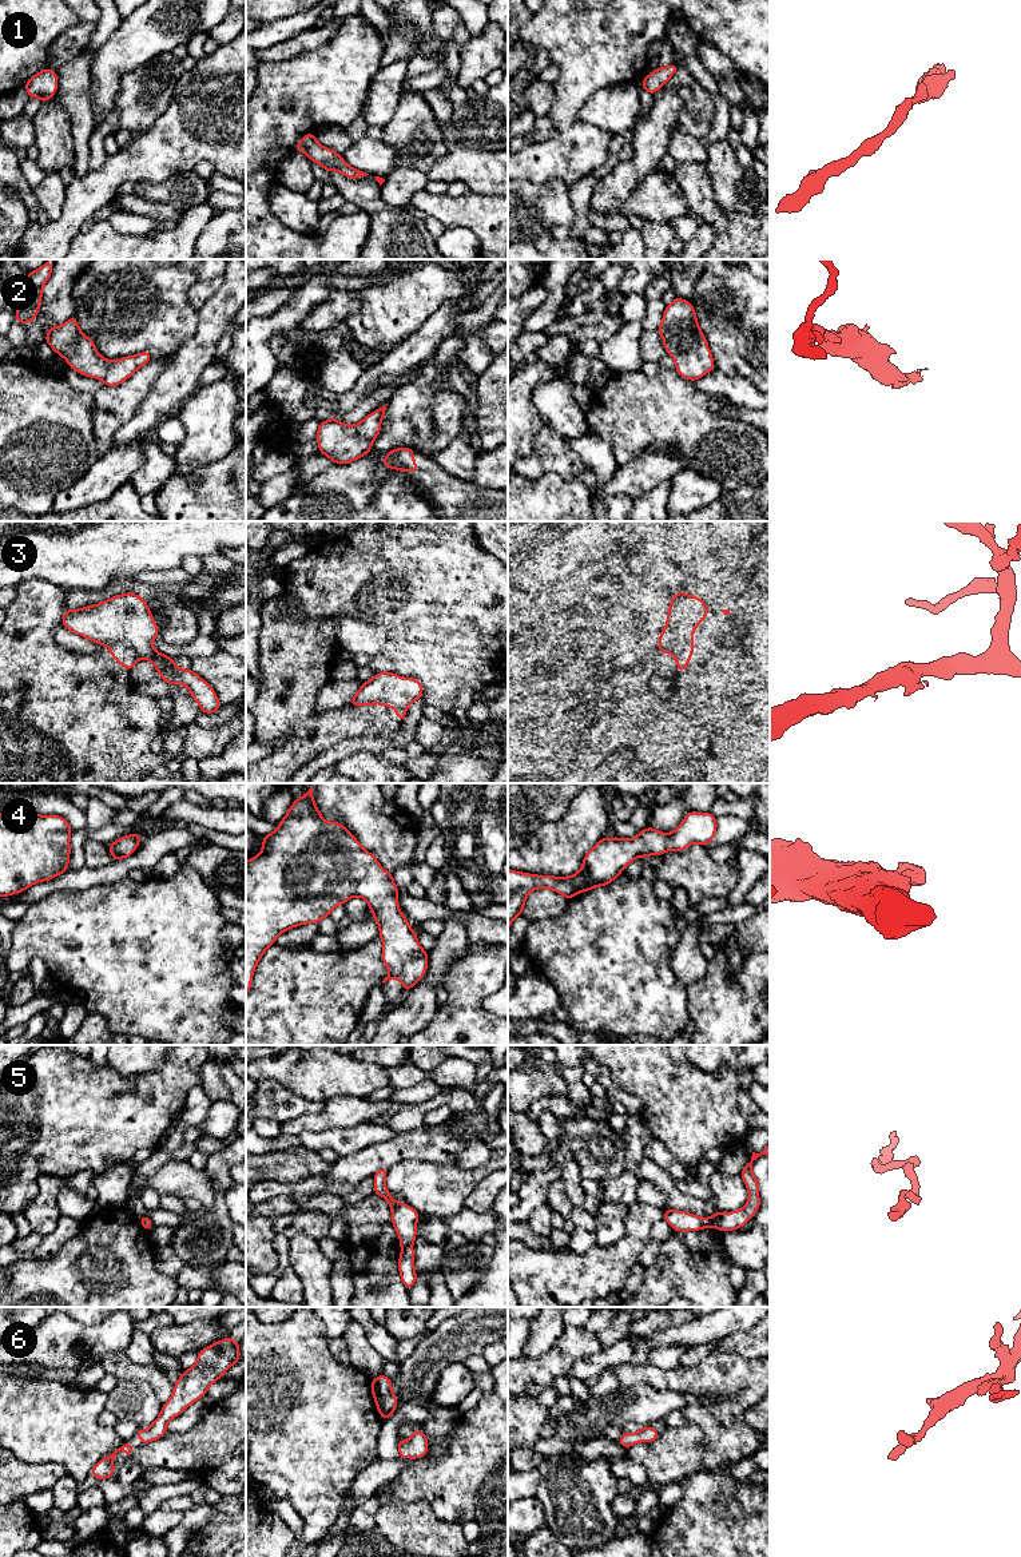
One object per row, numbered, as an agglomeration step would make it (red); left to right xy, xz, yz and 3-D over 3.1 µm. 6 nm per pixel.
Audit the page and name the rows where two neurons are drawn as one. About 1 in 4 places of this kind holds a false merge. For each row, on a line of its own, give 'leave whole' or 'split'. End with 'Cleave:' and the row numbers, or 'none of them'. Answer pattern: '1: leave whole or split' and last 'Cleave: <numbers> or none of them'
1: leave whole
2: leave whole
3: split
4: leave whole
5: leave whole
6: leave whole
Cleave: 3

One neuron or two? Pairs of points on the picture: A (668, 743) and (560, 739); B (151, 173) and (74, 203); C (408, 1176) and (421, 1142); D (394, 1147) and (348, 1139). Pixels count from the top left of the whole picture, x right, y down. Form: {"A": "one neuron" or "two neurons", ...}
{"A": "two neurons", "B": "one neuron", "C": "two neurons", "D": "two neurons"}

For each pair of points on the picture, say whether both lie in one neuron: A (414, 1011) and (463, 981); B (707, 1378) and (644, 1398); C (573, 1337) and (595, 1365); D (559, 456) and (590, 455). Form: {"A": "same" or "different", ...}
{"A": "different", "B": "different", "C": "different", "D": "different"}

